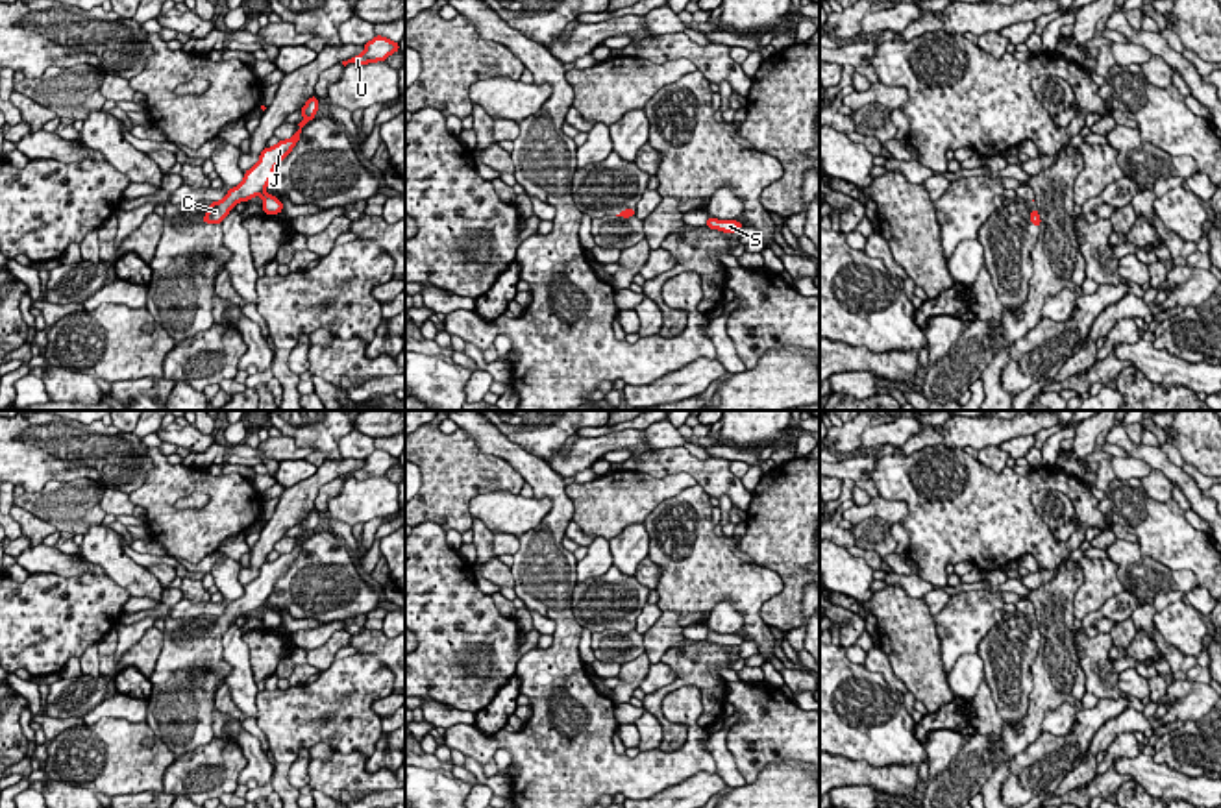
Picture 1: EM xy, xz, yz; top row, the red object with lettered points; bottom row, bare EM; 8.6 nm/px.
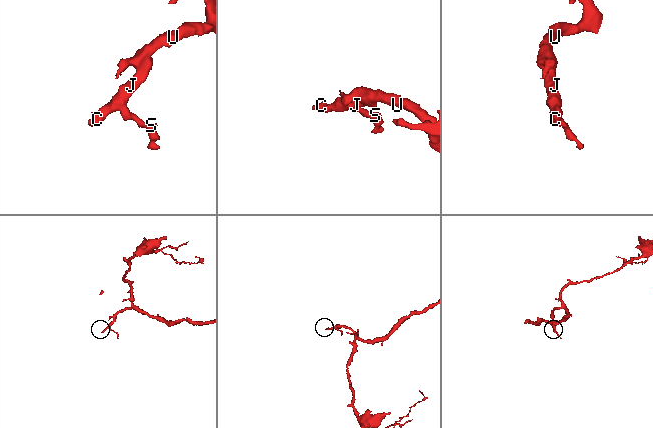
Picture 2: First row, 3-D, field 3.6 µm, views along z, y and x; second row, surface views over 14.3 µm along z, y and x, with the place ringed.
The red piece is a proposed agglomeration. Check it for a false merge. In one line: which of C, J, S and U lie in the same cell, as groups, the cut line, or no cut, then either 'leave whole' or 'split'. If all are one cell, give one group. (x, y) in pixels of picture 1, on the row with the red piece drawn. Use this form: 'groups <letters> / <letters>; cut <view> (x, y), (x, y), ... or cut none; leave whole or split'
groups C J S U; cut none; leave whole

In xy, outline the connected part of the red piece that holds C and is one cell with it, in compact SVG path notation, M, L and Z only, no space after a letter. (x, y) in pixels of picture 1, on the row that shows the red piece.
M311 96L300 109L303 115L303 120L298 124L300 129L290 139L279 141L272 148L266 146L261 152L257 165L244 172L244 179L237 187L229 189L220 202L209 202L211 209L202 216L202 220L205 224L222 224L239 202L248 202L253 196L263 198L263 211L266 216L281 213L283 203L279 198L266 194L265 190L274 176L274 168L292 152L300 141L302 128L314 118L316 111L318 98Z

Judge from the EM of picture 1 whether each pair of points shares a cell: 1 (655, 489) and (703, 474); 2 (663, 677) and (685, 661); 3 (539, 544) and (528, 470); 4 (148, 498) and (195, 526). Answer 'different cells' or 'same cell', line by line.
1: different cells
2: different cells
3: same cell
4: same cell

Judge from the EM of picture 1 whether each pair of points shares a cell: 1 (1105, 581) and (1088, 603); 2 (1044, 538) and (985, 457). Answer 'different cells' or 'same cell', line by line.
1: same cell
2: different cells

